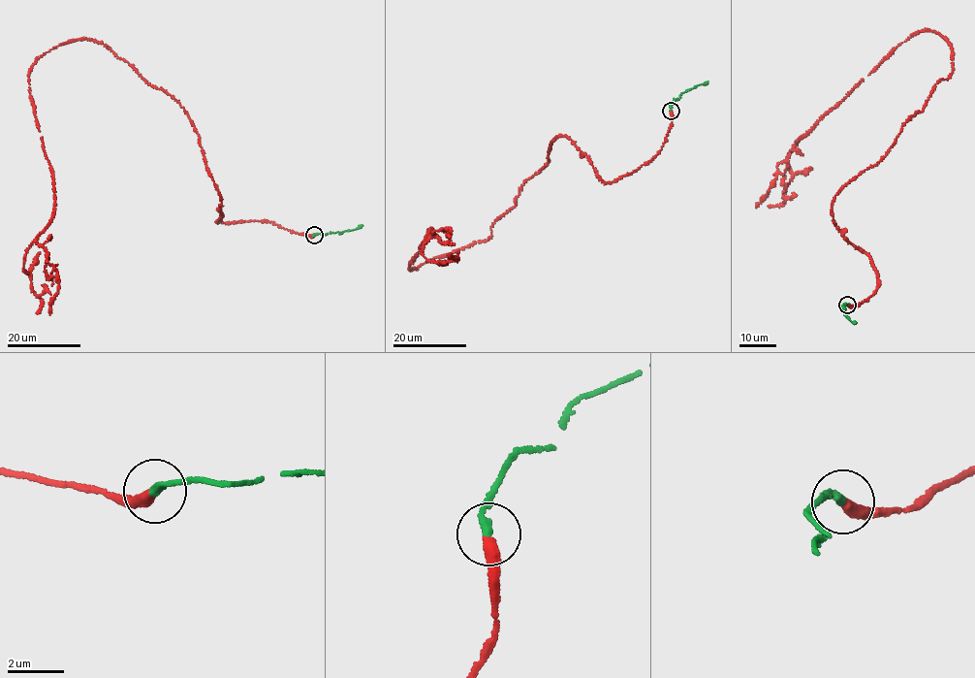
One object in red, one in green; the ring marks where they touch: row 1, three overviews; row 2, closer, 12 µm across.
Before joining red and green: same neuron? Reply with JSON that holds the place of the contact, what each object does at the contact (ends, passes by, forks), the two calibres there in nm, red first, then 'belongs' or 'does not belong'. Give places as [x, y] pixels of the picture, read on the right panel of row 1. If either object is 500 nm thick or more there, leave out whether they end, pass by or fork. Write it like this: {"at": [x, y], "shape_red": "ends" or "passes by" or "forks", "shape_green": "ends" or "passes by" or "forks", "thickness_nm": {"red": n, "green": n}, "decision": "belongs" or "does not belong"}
{"at": [847, 305], "shape_red": "ends", "shape_green": "ends", "thickness_nm": {"red": 400, "green": 280}, "decision": "belongs"}

